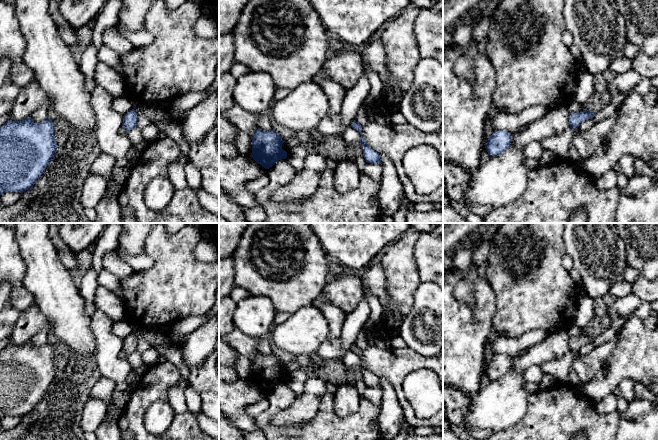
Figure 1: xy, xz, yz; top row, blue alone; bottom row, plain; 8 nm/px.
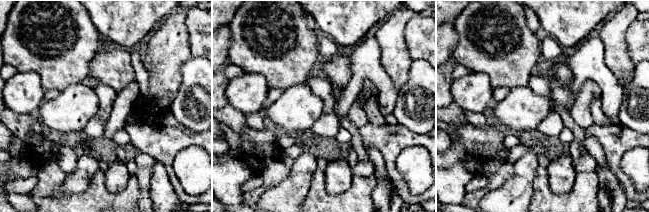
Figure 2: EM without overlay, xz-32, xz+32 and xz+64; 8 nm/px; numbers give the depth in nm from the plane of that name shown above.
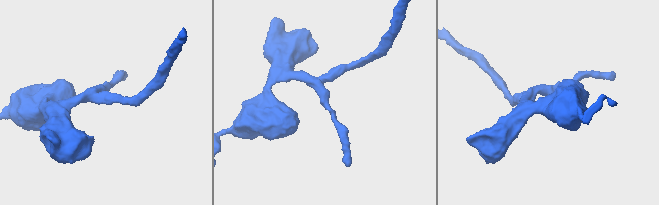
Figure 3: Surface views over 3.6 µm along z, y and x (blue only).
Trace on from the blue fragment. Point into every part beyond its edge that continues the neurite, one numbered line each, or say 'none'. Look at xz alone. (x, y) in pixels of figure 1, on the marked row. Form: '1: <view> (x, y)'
none

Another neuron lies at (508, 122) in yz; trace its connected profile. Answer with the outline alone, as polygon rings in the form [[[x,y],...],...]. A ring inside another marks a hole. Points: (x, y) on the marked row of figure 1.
[[[531,106],[519,114],[504,113],[495,111],[490,114],[490,119],[494,130],[503,130],[513,135],[521,126],[543,118],[553,108],[557,106]]]

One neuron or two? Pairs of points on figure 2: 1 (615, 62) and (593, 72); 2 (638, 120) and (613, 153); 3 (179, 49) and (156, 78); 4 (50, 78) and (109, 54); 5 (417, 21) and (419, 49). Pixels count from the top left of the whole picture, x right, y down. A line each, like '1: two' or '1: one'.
1: two
2: two
3: one
4: two
5: one

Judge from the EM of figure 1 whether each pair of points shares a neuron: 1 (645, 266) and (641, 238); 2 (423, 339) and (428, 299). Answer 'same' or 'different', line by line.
1: same
2: same

